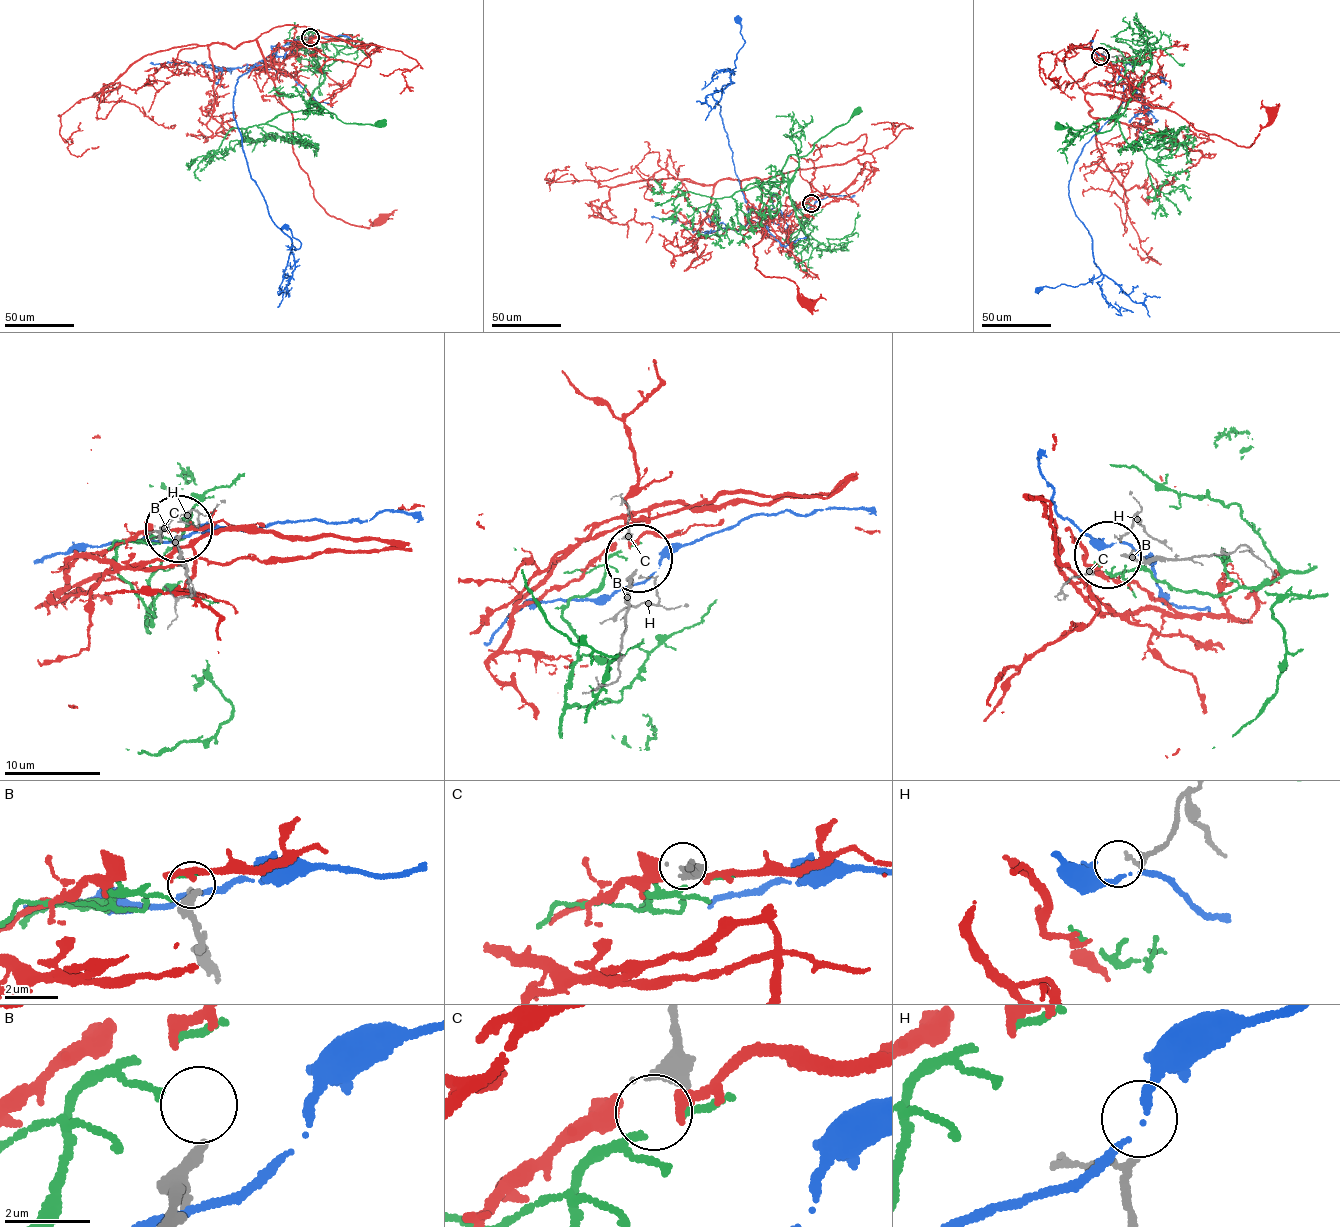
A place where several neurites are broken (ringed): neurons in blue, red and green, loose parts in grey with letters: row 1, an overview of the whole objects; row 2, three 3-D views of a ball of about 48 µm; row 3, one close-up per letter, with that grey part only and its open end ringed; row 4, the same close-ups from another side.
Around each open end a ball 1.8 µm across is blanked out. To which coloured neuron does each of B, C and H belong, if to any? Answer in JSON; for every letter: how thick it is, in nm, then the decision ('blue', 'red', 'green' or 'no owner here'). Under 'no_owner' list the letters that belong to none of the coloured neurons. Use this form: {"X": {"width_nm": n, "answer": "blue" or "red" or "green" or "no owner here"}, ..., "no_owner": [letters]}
{"B": {"width_nm": 280, "answer": "no owner here"}, "C": {"width_nm": 400, "answer": "green"}, "H": {"width_nm": 120, "answer": "no owner here"}, "no_owner": ["B", "H"]}

